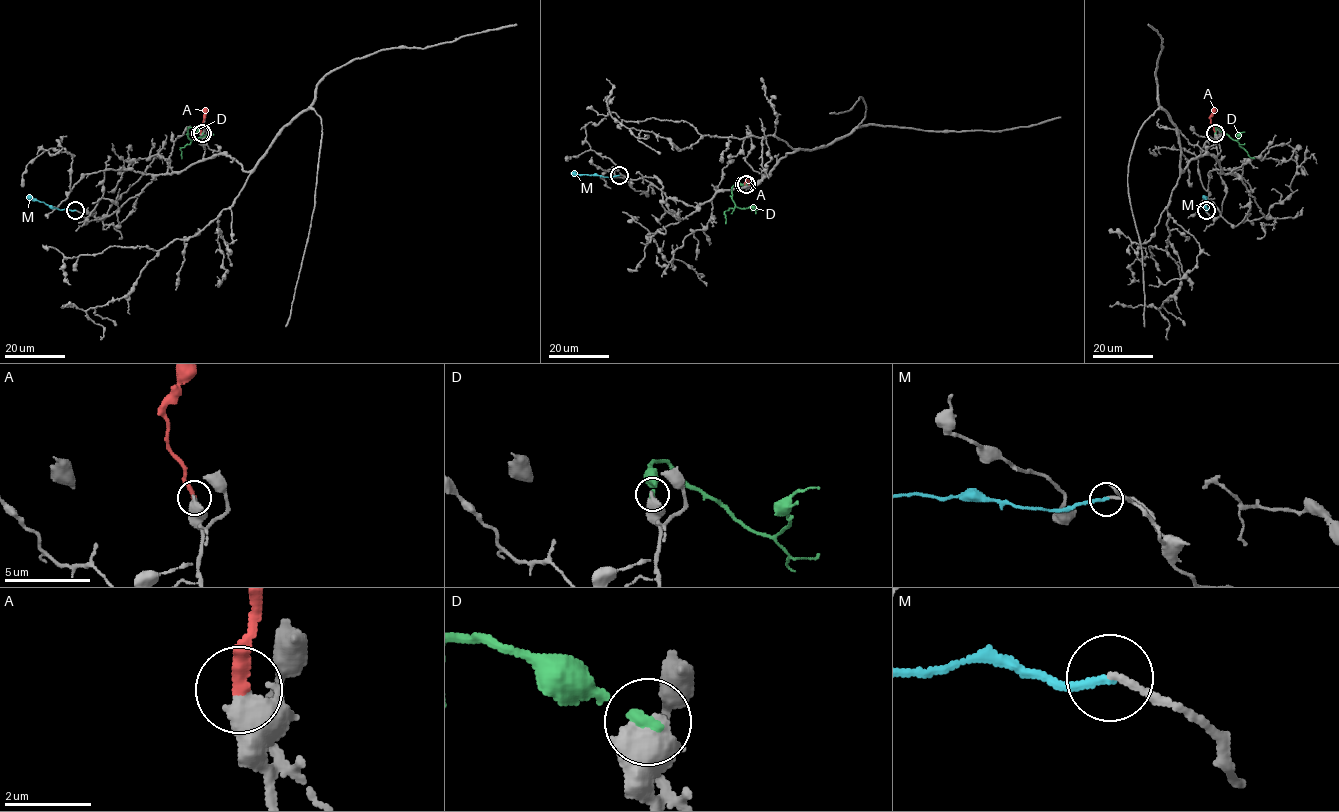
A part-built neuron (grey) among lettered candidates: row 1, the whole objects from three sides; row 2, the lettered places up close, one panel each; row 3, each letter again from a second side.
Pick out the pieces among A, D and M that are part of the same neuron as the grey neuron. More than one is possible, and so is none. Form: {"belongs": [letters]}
{"belongs": ["A", "M"]}

